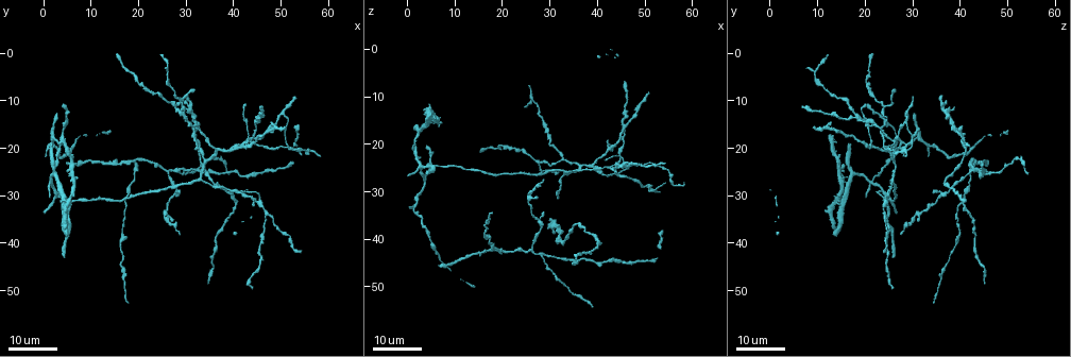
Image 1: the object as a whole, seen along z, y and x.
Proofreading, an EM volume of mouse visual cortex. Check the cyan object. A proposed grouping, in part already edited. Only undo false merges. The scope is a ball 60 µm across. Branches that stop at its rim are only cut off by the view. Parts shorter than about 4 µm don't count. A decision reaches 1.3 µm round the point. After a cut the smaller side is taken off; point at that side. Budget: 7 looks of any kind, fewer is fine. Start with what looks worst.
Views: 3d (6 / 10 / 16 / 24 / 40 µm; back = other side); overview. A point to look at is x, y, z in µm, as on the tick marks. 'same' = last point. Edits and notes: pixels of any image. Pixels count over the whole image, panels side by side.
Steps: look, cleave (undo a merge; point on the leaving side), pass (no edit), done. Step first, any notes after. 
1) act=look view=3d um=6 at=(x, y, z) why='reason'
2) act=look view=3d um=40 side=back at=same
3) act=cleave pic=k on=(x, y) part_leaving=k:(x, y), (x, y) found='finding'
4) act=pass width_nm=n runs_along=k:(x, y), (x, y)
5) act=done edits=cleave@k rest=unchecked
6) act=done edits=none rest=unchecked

act=look view=3d um=24 at=(28.5, 24.5, 43.5) why='branch point'

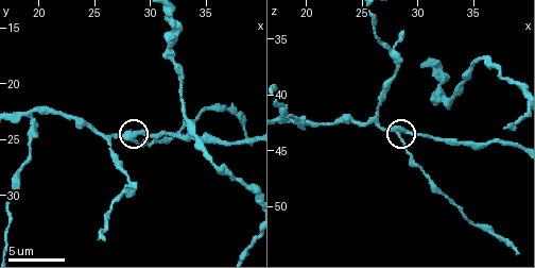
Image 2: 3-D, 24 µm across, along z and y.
act=look view=3d um=10 at=(28.4, 24.8, 43.6)

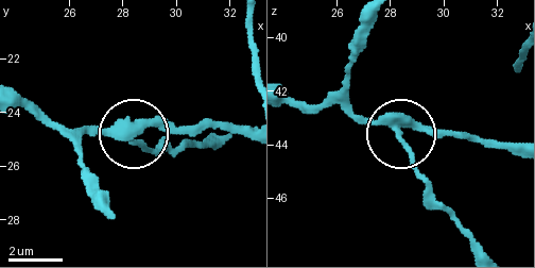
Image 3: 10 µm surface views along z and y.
act=pass width_nm=310 runs_along=3:(288, 100), (315, 107), (343, 103), (391, 128), (436, 201) found='one cell here'

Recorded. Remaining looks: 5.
act=look view=3d um=16 at=(50.0, 12.5, 29.0) why='three-way junction'

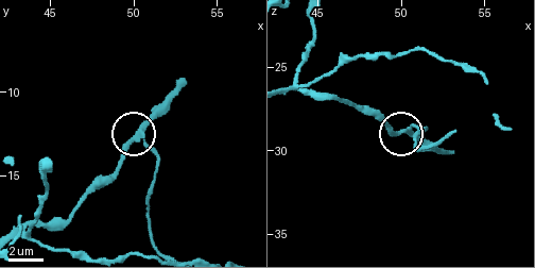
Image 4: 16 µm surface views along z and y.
act=look view=3d um=10 at=(50.3, 12.6, 28.9)

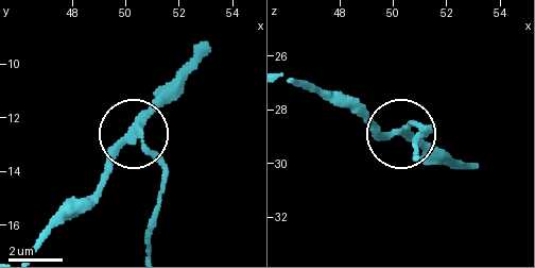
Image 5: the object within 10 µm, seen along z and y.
act=cleave pic=5 on=(162, 168) side_arm_um=5 arms=3 found='two cells meet here'

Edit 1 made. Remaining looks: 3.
act=look view=overview

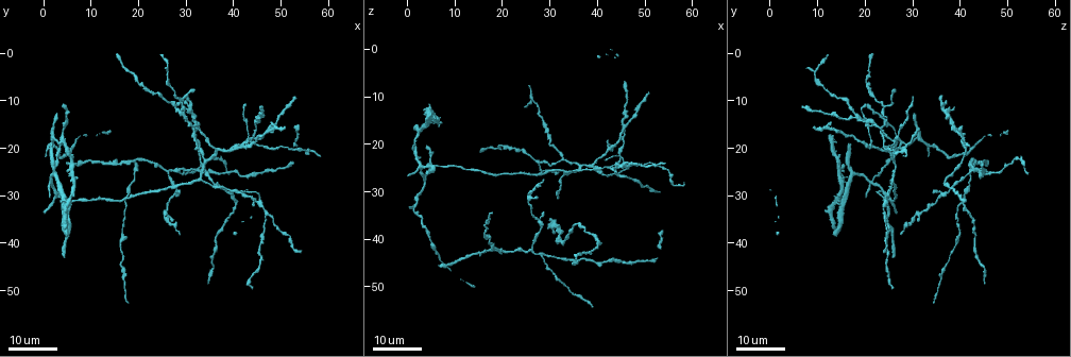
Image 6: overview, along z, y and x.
act=look view=3d um=24 at=(33.5, 23.0, 40.5)

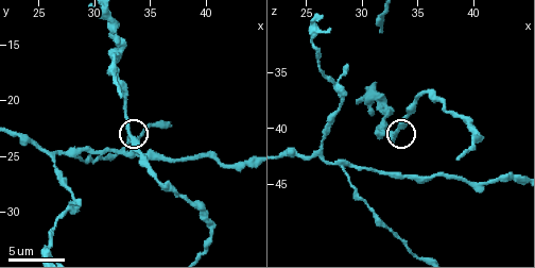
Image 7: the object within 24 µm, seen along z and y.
act=look view=3d um=10 at=(33.2, 22.6, 40.6)

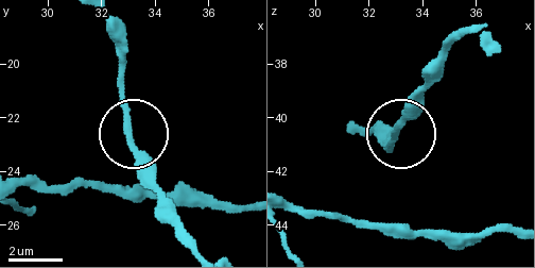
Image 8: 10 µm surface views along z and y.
act=pass found='continuous, no second cell'

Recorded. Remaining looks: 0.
act=done edits=cleave@5 rest=unchecked

